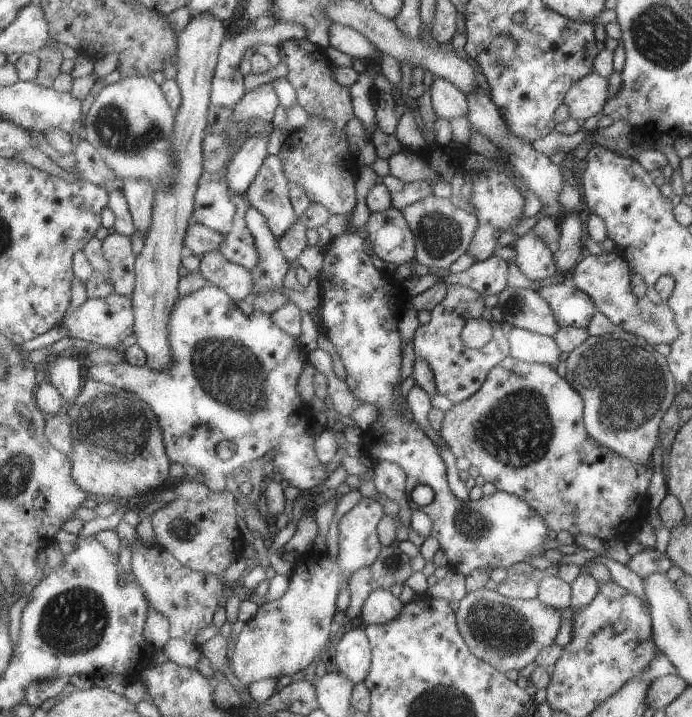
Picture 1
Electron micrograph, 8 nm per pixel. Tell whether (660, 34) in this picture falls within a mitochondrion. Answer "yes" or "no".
yes

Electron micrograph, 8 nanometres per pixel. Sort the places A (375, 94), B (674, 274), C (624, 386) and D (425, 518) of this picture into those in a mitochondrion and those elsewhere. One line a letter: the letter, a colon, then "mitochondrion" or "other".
A: other
B: other
C: mitochondrion
D: other

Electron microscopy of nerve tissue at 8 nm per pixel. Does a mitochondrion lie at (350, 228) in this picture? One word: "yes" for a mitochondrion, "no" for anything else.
no

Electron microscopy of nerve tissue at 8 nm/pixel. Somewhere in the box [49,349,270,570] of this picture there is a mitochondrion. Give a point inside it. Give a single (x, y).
(115, 427)

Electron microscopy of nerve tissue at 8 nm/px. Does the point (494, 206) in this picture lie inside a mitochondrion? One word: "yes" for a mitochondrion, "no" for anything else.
no

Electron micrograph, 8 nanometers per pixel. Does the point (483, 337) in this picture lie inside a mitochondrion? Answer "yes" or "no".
no

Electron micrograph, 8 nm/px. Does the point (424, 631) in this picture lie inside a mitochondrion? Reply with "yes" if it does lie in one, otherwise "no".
no

